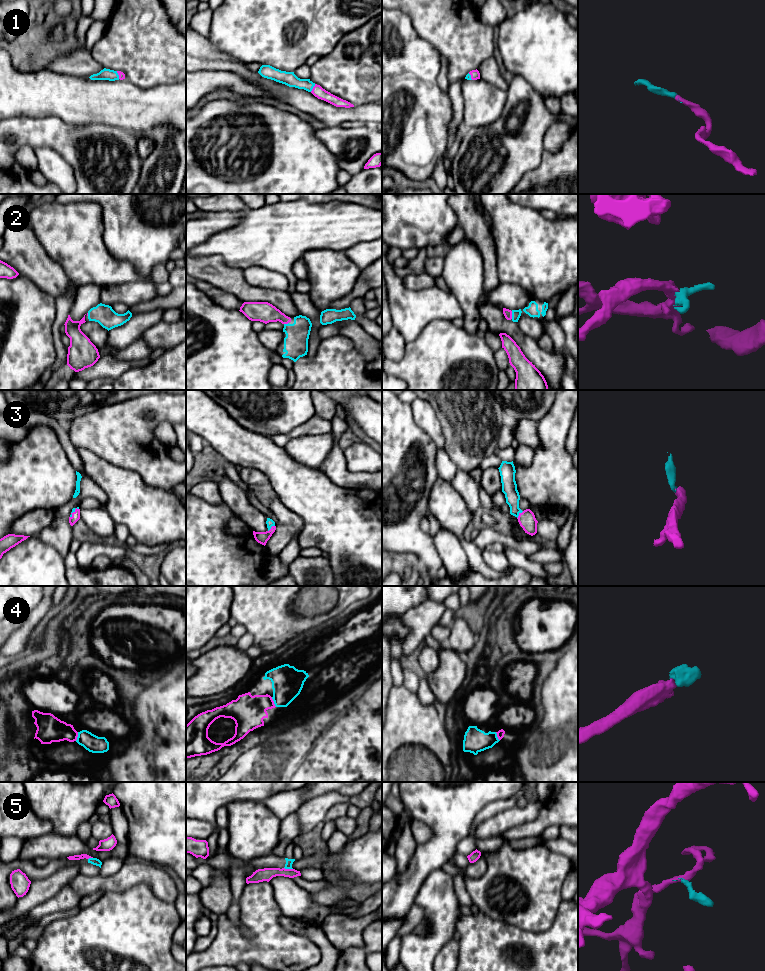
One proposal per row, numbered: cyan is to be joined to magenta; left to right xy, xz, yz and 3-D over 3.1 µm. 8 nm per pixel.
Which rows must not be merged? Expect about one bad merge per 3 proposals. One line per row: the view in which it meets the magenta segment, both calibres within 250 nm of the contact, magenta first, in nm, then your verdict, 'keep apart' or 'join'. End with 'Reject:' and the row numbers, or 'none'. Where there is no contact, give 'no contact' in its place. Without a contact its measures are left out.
1: meets magenta in xz; 90 nm thick on the magenta side, 110 nm on the other; join
2: meets magenta in yz; 70 nm thick on the magenta side, 70 nm on the other; join
3: meets magenta in yz; 140 nm thick on the magenta side, 130 nm on the other; join
4: meets magenta in xz; 260 nm thick on the magenta side, 260 nm on the other; join
5: meets magenta in xz; 110 nm thick on the magenta side, 60 nm on the other; keep apart
Reject: 5

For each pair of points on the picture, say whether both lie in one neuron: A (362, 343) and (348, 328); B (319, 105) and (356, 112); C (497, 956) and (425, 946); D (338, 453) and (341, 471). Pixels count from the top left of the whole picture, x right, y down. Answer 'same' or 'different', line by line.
A: same
B: same
C: different
D: same

